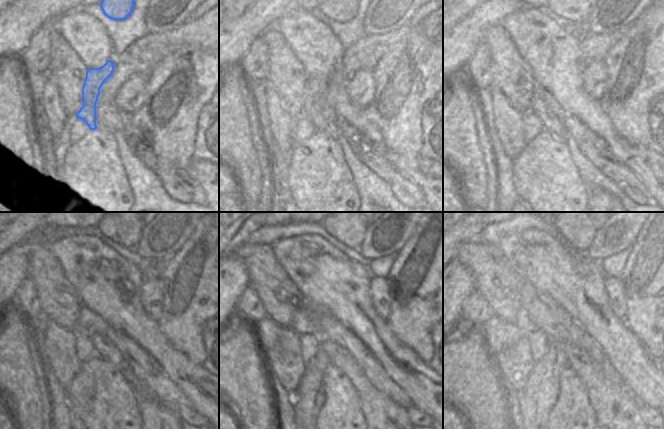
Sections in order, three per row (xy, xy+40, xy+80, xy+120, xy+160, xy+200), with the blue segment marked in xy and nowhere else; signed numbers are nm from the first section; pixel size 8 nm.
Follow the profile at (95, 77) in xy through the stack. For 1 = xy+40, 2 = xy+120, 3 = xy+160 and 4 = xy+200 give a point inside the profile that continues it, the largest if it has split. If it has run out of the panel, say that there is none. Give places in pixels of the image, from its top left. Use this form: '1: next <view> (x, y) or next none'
1: next xy+40 (316, 109)
2: next xy+120 (89, 323)
3: next xy+160 (382, 415)
4: next xy+200 (616, 409)

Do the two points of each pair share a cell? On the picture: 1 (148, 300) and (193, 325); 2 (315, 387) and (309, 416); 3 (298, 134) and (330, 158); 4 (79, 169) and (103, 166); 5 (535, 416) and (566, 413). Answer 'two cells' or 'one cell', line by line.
1: two cells
2: one cell
3: two cells
4: one cell
5: two cells

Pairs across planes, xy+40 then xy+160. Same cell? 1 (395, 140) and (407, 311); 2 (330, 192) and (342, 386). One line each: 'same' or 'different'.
1: same
2: same

